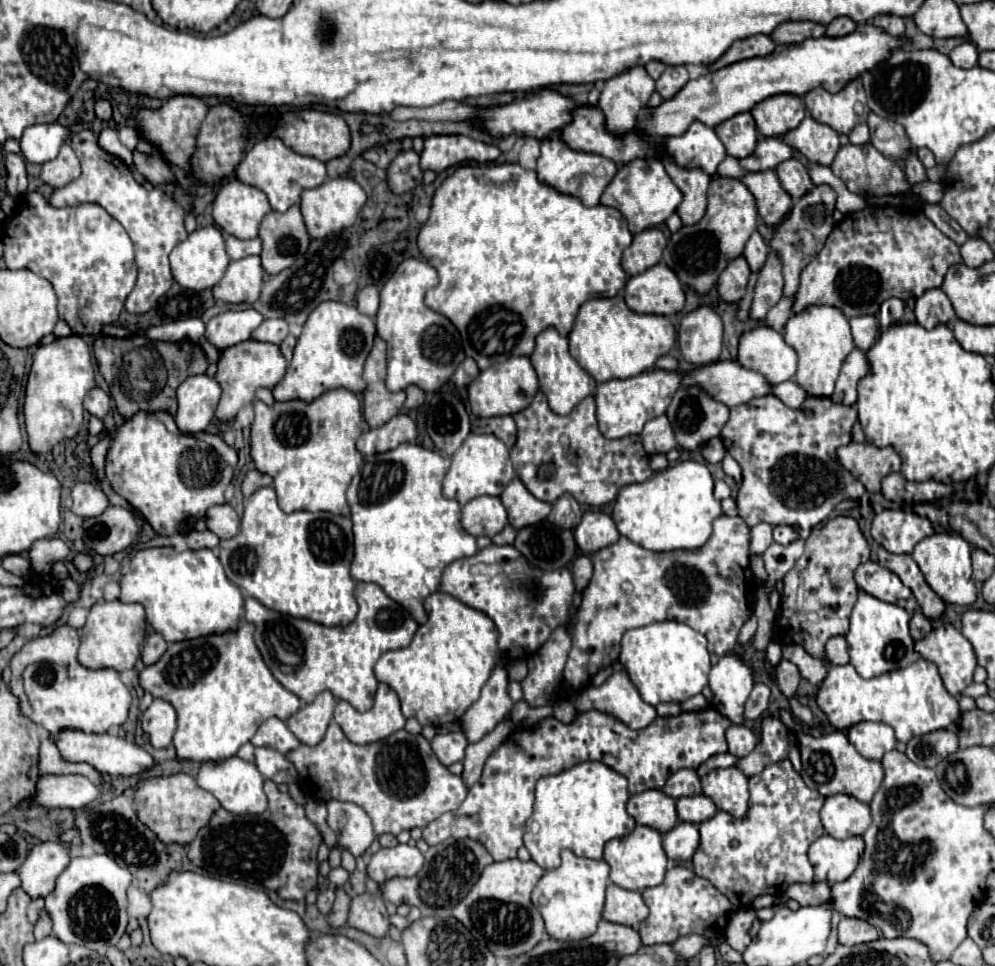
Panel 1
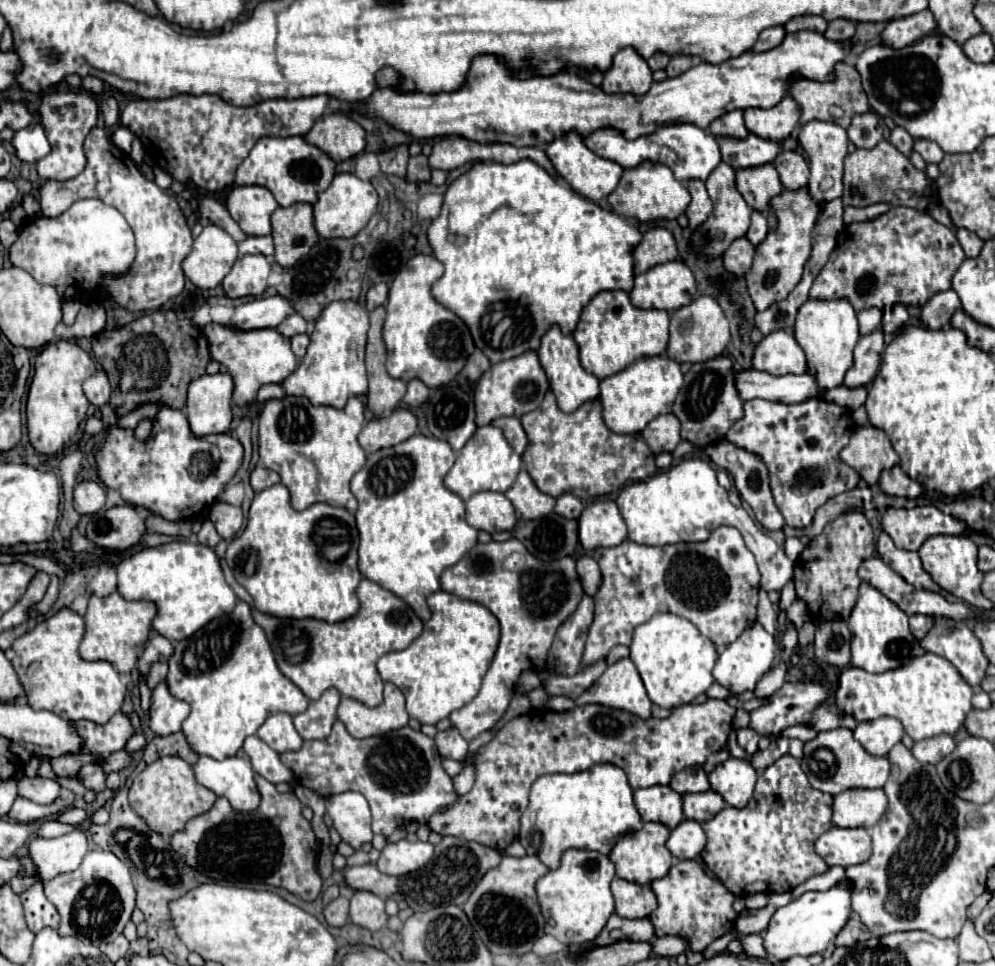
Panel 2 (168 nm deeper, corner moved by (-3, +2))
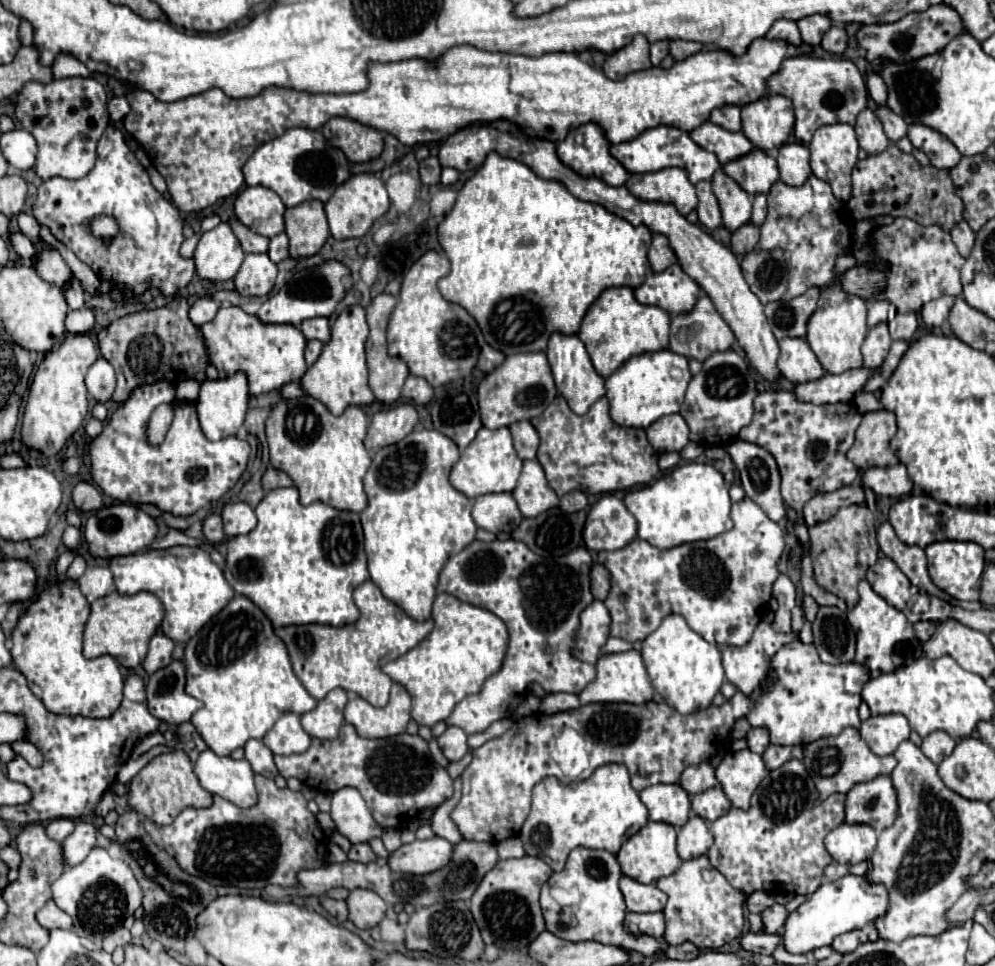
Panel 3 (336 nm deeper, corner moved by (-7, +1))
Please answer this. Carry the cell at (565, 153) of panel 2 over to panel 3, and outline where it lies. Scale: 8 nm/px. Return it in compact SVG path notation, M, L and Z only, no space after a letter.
M584 123L584 125L576 127L574 131L570 131L568 137L558 143L556 151L558 151L560 161L564 165L568 165L570 169L574 169L576 173L580 173L584 177L598 177L612 187L624 185L626 179L630 177L630 173L622 167L622 163L618 163L618 159L614 159L610 155L610 141L606 139L602 127L598 127L596 123Z

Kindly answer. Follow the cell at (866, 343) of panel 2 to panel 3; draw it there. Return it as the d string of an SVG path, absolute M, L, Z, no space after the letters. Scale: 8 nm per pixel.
M878 323L878 327L872 327L868 331L868 337L862 345L862 357L864 357L864 367L876 369L882 365L884 357L888 355L888 349L892 345L892 339L888 335L888 325Z

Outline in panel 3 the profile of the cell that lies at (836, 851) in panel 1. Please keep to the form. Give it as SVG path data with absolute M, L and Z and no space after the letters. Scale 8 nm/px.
M842 823L826 835L824 845L834 861L856 865L872 857L876 849L876 831L864 823Z

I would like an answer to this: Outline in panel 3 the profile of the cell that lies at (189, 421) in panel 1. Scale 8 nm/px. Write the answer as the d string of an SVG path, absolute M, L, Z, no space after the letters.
M238 371L236 375L226 377L226 379L204 381L200 387L200 397L196 401L196 409L198 409L198 417L200 417L200 425L202 425L204 435L210 441L220 441L224 437L236 435L236 431L244 423L248 399L250 399L248 381L246 381L246 373L242 373L242 371Z

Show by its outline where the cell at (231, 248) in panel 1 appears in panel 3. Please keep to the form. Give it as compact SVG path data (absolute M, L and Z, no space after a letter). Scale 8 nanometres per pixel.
M280 233L276 237L270 239L270 251L268 251L268 257L274 261L274 263L280 263L282 259L286 259L290 253L288 253L288 235L286 233Z

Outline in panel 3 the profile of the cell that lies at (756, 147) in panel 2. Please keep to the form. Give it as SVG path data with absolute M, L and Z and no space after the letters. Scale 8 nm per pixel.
M706 121L706 123L702 123L702 127L696 127L694 131L690 131L690 135L694 135L694 143L698 143L700 147L706 147L706 151L712 151L714 155L718 155L720 163L738 159L754 149L754 145L742 133L726 131L710 121Z

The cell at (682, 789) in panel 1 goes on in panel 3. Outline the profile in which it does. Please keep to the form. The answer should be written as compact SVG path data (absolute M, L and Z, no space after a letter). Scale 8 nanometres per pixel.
M704 761L704 763L698 763L698 765L686 767L686 771L680 777L680 785L690 795L696 795L696 793L702 793L702 791L706 791L710 787L716 787L718 779L714 777L714 767Z

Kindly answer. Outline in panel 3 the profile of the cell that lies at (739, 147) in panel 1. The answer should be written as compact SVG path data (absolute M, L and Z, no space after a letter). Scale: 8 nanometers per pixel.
M718 107L712 111L710 121L728 131L740 131L740 107Z

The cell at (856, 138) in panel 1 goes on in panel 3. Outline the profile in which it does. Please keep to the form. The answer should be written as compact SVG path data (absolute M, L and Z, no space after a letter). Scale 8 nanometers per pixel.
M864 109L858 115L856 121L856 135L858 135L858 143L860 147L868 153L868 155L876 155L882 153L890 141L882 129L882 123L878 121L878 117L874 115L872 109Z

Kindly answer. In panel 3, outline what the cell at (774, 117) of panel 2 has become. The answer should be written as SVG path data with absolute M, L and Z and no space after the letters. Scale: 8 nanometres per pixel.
M766 95L758 103L746 103L740 111L742 133L762 151L784 145L794 129L794 109L784 95Z

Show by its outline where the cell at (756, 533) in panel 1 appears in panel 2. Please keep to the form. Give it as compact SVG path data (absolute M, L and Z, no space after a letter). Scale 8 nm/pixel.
M720 440L720 442L716 442L714 446L708 446L704 452L710 456L710 460L712 460L716 466L724 468L724 470L734 478L734 486L736 486L736 490L740 492L740 498L750 504L750 508L752 508L756 520L762 524L762 528L766 528L766 530L770 530L770 532L784 528L784 518L782 518L780 510L776 508L776 504L774 504L774 500L772 500L772 492L770 492L770 486L768 486L768 472L766 472L766 466L760 462L758 456L754 456L754 454L742 450L742 448L732 446L728 440Z

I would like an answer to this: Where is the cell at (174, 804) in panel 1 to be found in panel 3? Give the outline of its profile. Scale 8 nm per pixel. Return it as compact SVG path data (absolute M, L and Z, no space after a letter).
M176 749L154 757L128 783L128 803L136 813L152 819L156 825L170 825L176 815L186 807L210 807L212 793L198 785L198 779L192 771L192 761L182 749Z

